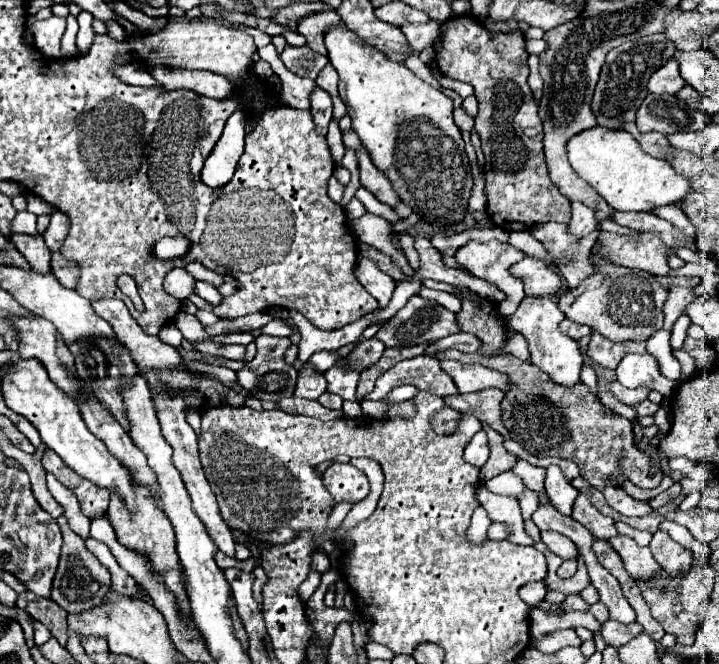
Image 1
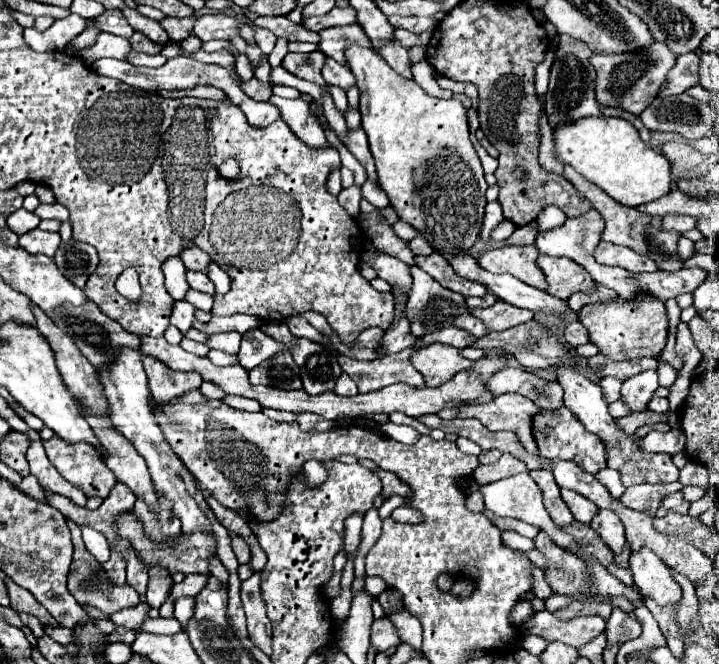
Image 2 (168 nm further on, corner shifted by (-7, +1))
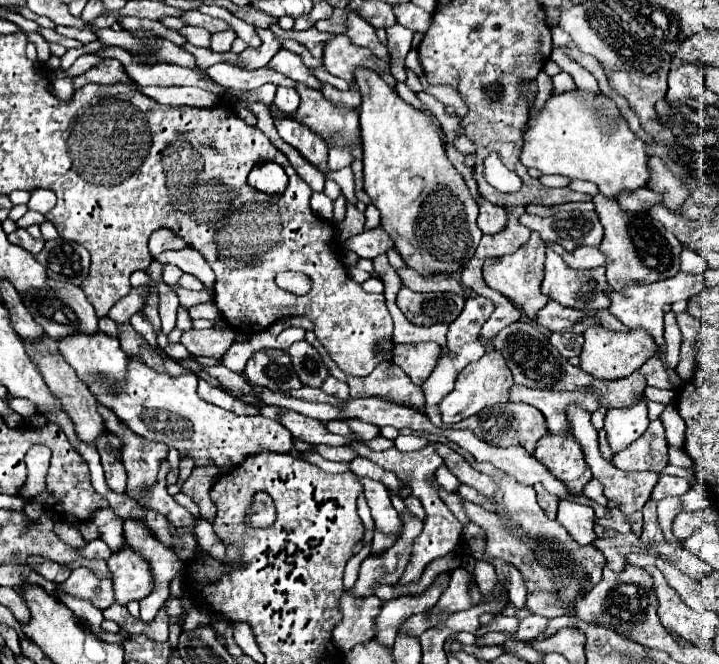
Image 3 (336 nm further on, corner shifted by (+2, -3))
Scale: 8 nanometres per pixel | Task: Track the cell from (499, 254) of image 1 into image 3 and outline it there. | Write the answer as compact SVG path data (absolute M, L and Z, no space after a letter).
M533 231L529 241L519 247L515 253L501 257L499 261L495 261L493 265L483 269L483 279L485 283L499 291L501 295L509 297L513 303L517 303L519 307L523 307L525 315L535 321L537 319L537 311L541 311L547 305L547 297L541 293L541 281L543 281L543 263L545 263L545 243L543 239L539 239L539 235Z

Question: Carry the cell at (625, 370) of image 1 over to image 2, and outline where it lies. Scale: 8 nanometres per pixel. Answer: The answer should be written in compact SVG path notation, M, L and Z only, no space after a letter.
M646 369L646 371L636 373L624 381L622 401L634 411L646 411L646 405L658 387L660 387L660 383L658 383L656 371Z

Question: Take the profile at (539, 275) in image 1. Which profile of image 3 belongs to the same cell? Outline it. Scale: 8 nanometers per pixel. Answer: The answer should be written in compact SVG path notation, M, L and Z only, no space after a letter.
M547 249L547 261L545 261L545 279L541 285L543 293L561 303L563 307L571 307L571 309L585 309L585 311L599 311L599 309L607 309L611 305L611 299L607 295L609 283L605 277L605 267L597 267L597 269L587 269L587 271L575 271L569 269L563 259L559 255L555 255L551 249Z

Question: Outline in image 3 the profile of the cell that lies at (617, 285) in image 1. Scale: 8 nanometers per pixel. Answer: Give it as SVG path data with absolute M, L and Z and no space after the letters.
M595 325L585 331L585 345L579 355L579 359L581 359L579 367L585 373L589 373L601 381L623 379L623 377L631 375L633 371L637 371L647 359L651 359L655 355L655 351L657 351L657 347L655 347L653 339L643 329L631 329L627 333L613 333L613 331L603 329L601 325Z

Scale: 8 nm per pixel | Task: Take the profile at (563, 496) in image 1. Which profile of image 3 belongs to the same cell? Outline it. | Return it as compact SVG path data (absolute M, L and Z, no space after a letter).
M563 499L559 503L557 521L569 531L569 535L579 545L591 545L595 541L593 517L595 517L595 511L591 507L587 507L587 505L581 505L581 503L575 503L575 501L567 501L567 499Z

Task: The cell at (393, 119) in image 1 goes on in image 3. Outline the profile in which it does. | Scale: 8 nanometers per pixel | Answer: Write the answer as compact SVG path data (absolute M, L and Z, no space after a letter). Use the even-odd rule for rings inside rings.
M355 71L363 103L359 107L365 191L381 213L381 227L395 241L395 249L407 267L419 275L455 273L467 265L481 241L477 227L479 205L471 197L463 177L445 155L445 145L435 125L415 111L373 71ZM461 219L459 227L455 221Z

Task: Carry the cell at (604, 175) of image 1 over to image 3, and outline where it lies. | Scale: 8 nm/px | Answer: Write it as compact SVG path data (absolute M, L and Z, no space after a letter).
M581 89L551 93L545 107L529 117L519 161L525 167L539 169L543 175L557 173L591 181L607 197L615 197L623 189L645 187L649 179L645 143L629 129L615 101L603 93Z

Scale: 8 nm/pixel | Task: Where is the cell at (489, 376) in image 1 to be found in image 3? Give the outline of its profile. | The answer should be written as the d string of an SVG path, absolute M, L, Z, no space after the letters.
M515 385L509 391L511 401L521 401L527 405L537 407L545 419L547 427L555 435L565 435L571 431L567 421L567 407L569 405L581 405L587 413L593 413L599 409L599 401L593 393L581 393L581 391L551 391L551 389L527 389L523 385Z

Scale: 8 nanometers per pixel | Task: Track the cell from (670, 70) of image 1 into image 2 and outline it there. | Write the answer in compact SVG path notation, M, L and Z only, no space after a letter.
M698 53L680 55L678 61L676 61L676 65L668 71L666 81L664 81L664 85L662 85L664 89L660 89L660 95L662 95L662 97L680 95L680 93L684 93L686 89L698 85L698 83L700 83L698 69L700 69L700 57L698 57Z

